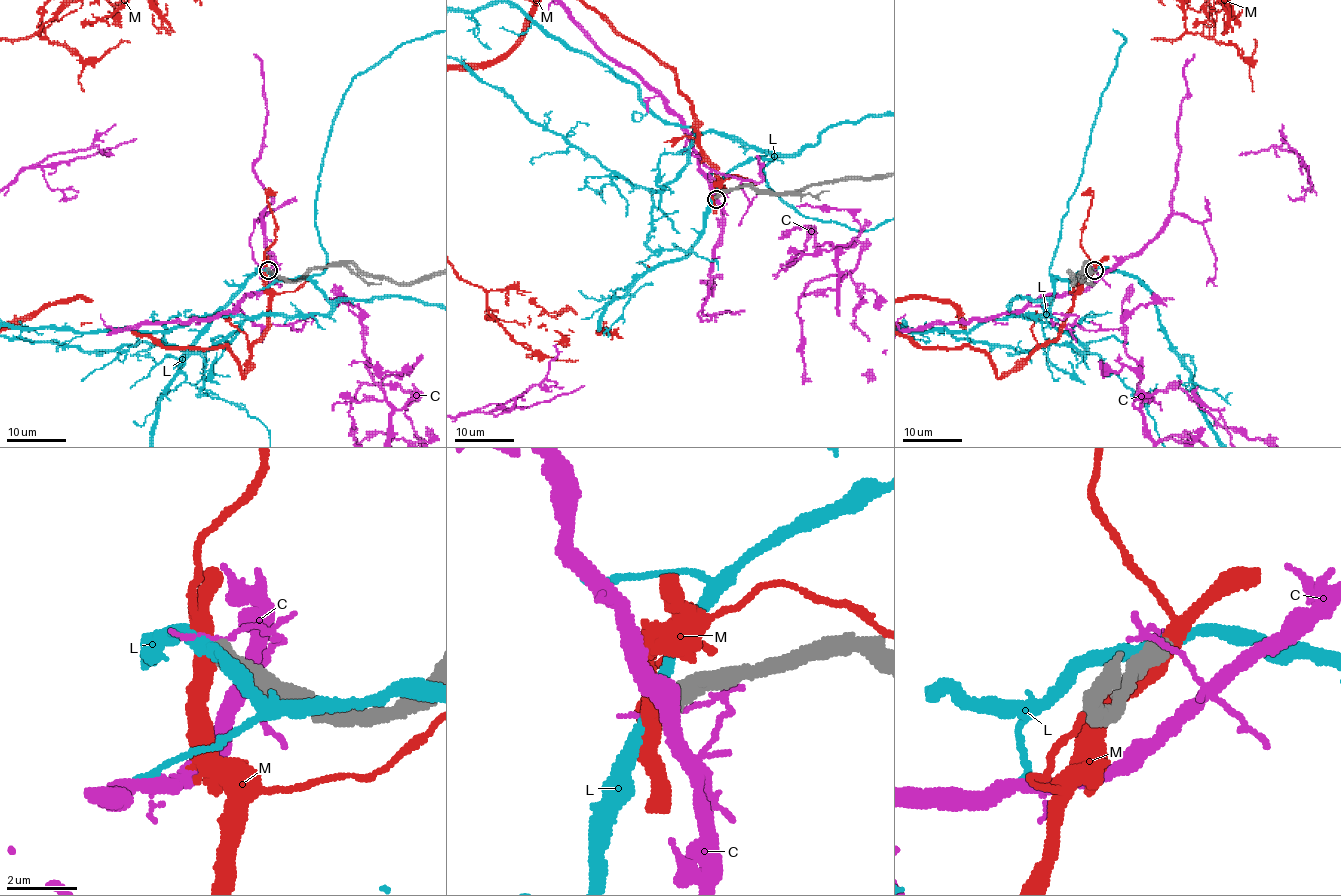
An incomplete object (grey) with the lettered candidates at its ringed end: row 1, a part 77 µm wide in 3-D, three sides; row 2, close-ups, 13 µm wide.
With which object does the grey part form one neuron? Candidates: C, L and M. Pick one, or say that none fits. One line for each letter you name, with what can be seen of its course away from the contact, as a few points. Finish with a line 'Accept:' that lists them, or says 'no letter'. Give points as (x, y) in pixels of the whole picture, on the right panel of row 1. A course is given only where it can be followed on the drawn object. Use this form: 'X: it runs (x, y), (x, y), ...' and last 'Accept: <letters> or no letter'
Accept: no letter

